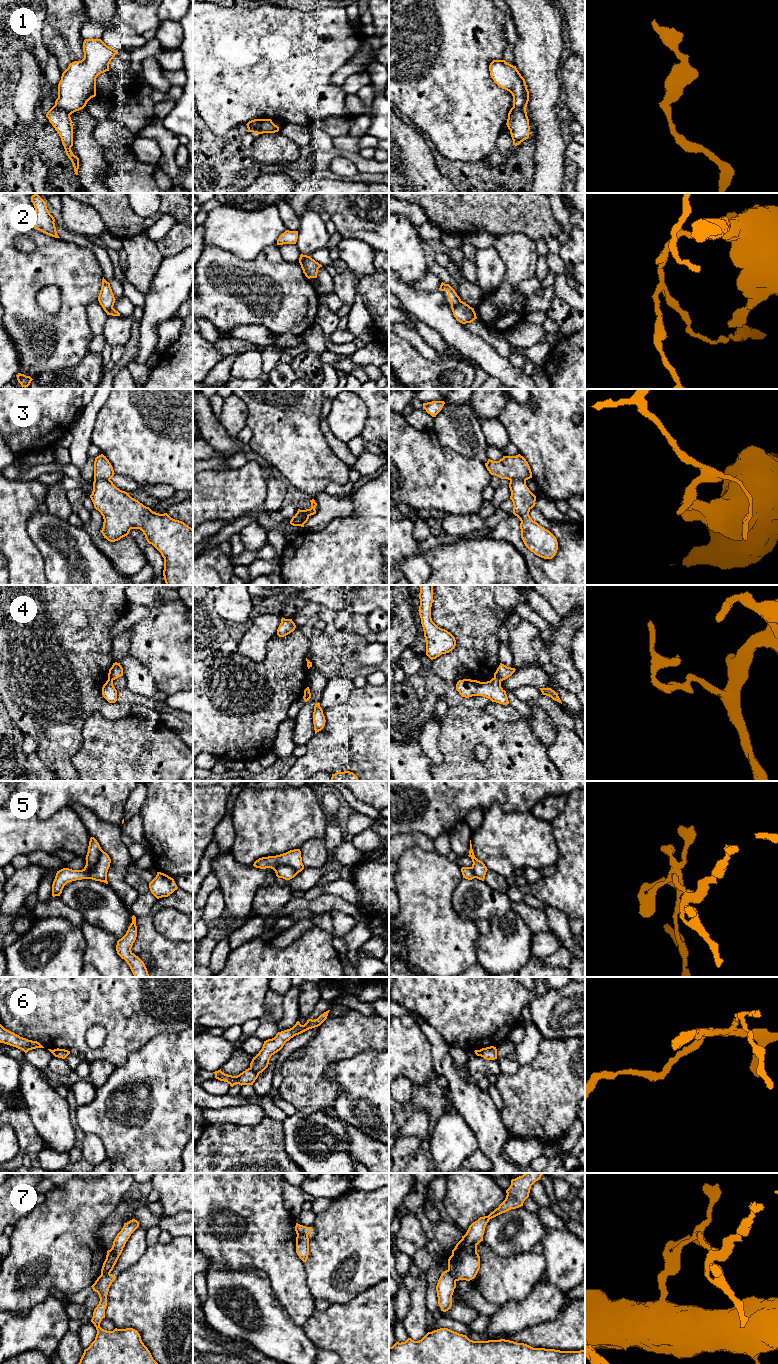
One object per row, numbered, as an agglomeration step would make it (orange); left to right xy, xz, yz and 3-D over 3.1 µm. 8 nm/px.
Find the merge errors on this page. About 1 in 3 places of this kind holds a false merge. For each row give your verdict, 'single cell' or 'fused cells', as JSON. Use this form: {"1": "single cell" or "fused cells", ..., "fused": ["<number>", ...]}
{"1": "fused cells", "2": "fused cells", "3": "fused cells", "4": "fused cells", "5": "fused cells", "6": "fused cells", "7": "fused cells", "fused": ["1", "2", "3", "4", "5", "6", "7"]}

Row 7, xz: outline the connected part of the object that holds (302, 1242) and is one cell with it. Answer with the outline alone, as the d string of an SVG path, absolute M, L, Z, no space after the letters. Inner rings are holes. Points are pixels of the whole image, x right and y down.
M303 1235L296 1237L296 1253L299 1258L306 1262L309 1255L309 1238Z

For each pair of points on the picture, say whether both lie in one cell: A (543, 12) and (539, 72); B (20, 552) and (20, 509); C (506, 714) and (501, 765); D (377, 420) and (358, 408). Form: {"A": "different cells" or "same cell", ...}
{"A": "same cell", "B": "same cell", "C": "different cells", "D": "different cells"}

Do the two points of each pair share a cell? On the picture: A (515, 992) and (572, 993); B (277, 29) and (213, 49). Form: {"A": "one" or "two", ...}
{"A": "two", "B": "one"}

